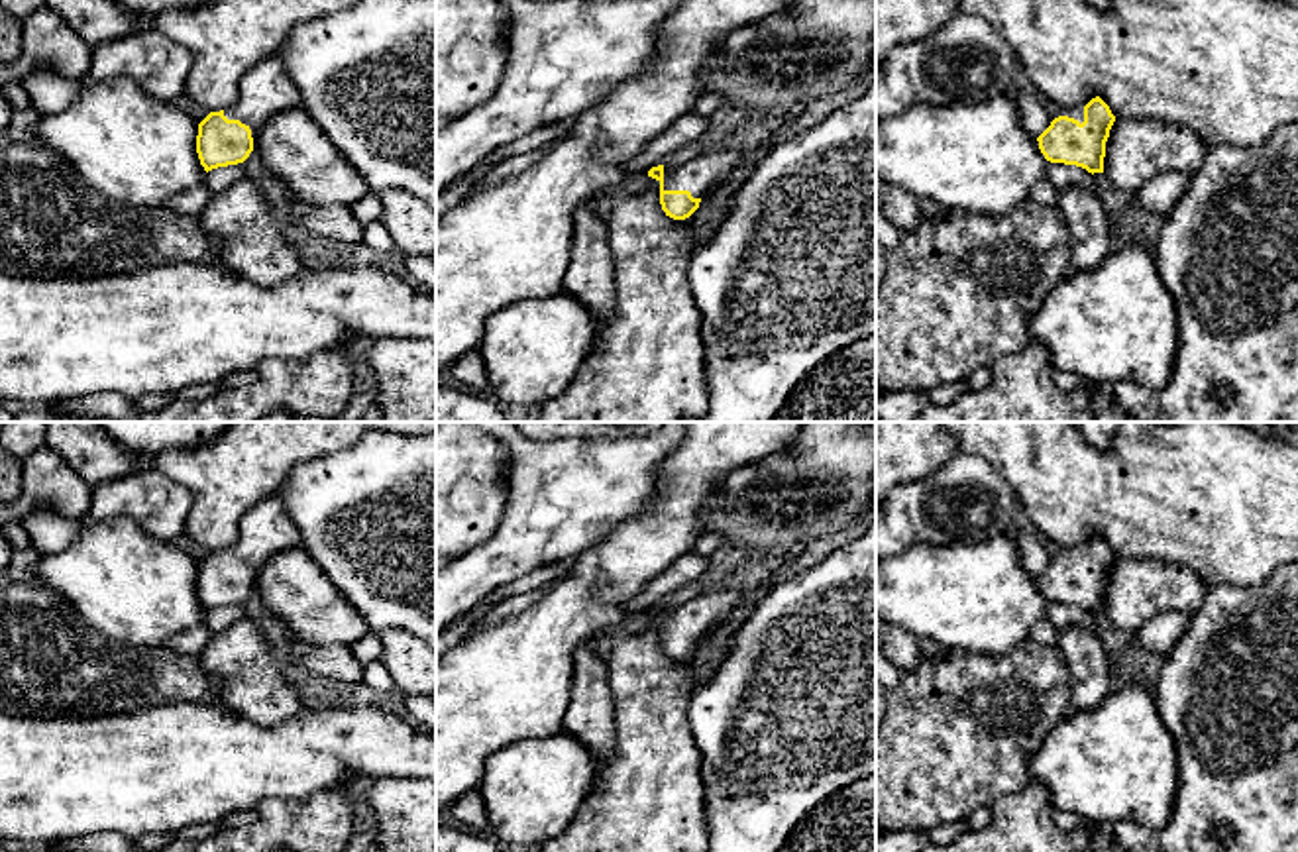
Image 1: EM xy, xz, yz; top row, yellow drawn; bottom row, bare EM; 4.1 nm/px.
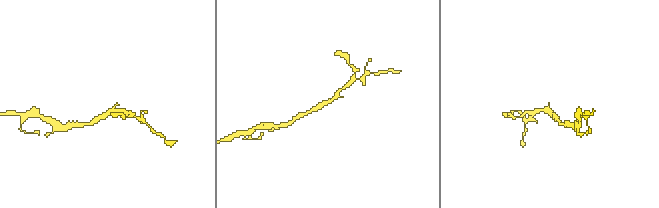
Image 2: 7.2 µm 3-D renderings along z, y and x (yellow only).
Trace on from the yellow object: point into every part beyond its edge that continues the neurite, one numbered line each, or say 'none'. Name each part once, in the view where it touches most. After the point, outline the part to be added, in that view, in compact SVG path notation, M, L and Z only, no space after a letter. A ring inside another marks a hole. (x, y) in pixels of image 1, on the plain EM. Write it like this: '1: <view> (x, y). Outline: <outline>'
1: xz (702, 615). Outline: M744 591L709 593L679 607L664 607L664 630L689 630L707 638L742 601Z

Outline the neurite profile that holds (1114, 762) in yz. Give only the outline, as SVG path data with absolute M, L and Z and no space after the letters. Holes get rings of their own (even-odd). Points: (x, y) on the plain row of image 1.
M1139 685L1111 691L1098 707L1060 719L1031 754L1029 773L1049 789L1055 809L1076 813L1098 828L1119 821L1166 826L1180 779L1174 738L1159 717L1155 693Z

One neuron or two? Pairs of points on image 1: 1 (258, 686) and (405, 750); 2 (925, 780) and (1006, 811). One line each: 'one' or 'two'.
1: two
2: two

